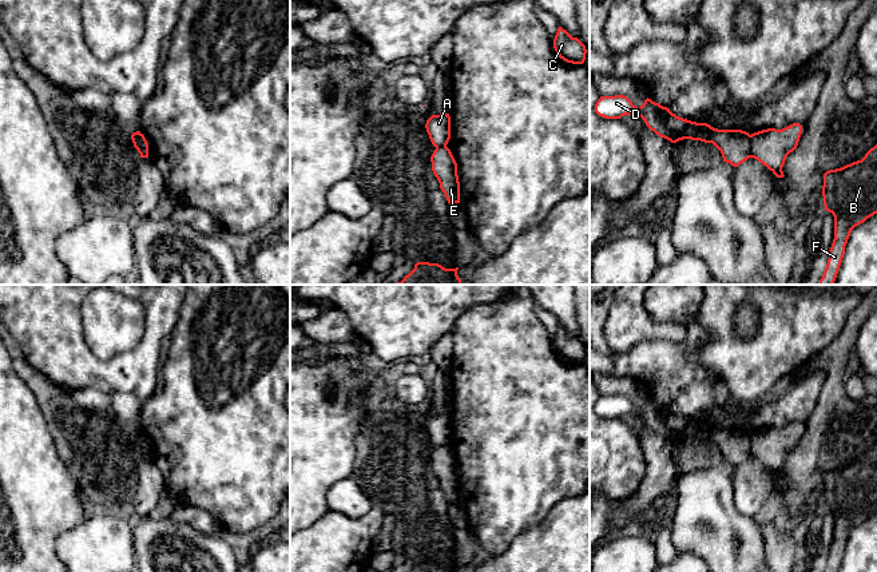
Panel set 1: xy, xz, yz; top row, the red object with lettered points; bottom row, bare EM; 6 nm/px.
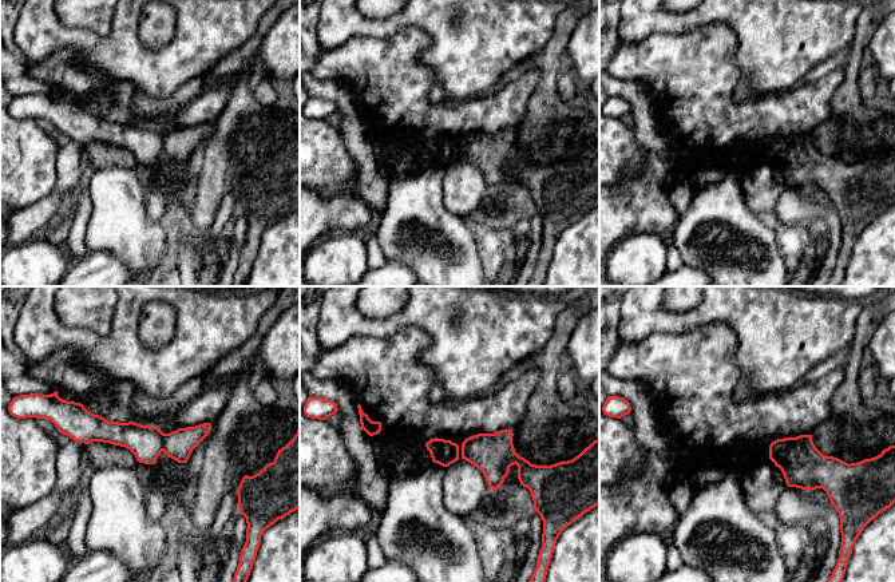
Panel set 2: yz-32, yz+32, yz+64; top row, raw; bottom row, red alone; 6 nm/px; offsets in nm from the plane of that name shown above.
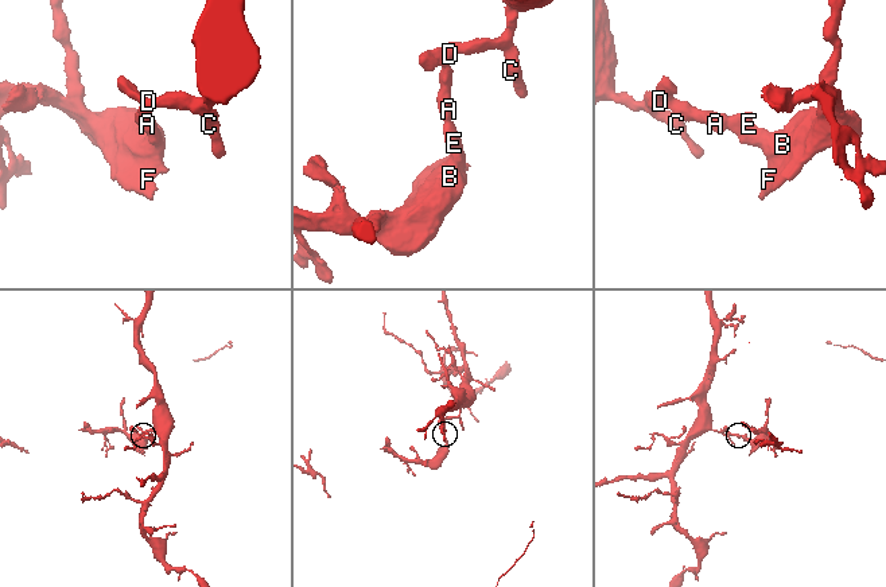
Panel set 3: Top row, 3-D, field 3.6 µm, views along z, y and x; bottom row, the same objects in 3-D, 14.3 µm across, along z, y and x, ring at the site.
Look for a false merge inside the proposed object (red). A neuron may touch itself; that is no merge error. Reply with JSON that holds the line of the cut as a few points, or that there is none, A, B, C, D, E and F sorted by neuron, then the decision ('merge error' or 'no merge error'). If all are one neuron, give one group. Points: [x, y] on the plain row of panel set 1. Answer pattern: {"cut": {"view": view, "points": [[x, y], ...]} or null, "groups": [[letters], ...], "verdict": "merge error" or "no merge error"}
{"cut": {"view": "yz", "points": [[750, 435], [752, 456]]}, "groups": [["A", "C", "D"], ["B", "E", "F"]], "verdict": "merge error"}

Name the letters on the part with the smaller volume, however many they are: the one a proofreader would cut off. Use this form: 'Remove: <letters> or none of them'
Remove: B, E, F

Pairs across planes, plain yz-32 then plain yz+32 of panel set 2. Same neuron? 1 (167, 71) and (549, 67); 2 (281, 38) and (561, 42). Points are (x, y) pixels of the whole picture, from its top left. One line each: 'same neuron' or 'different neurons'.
1: different neurons
2: different neurons

